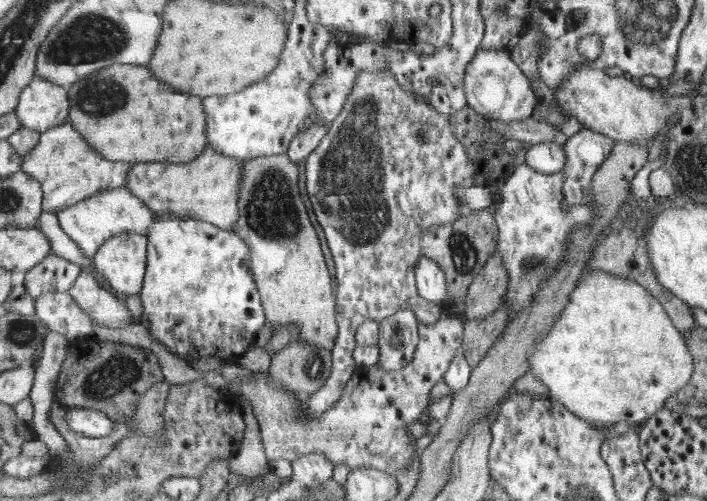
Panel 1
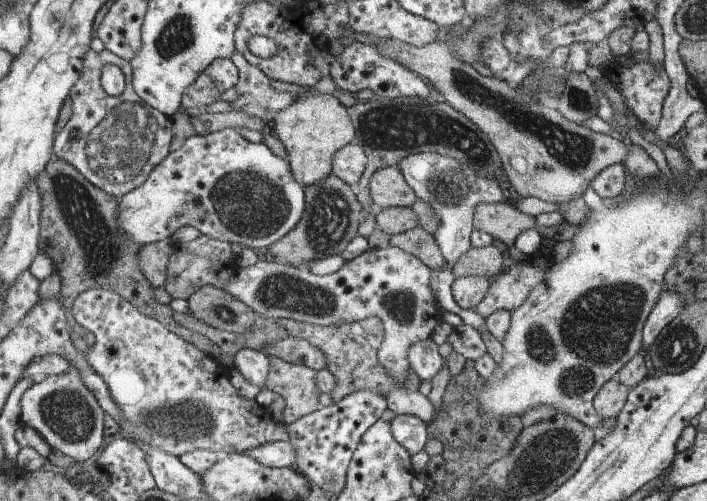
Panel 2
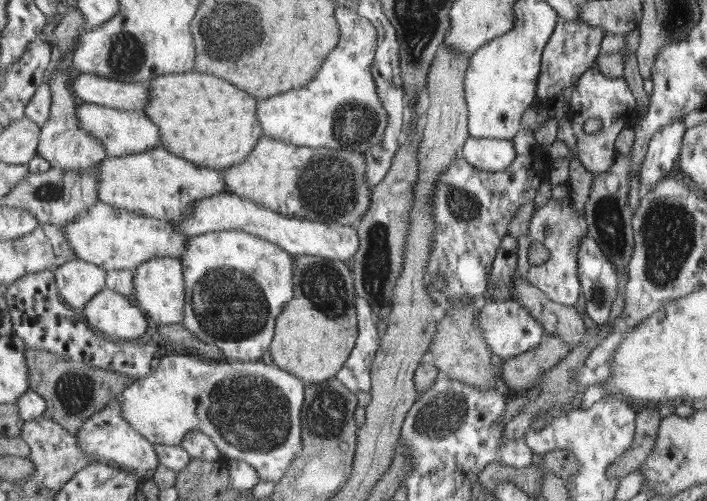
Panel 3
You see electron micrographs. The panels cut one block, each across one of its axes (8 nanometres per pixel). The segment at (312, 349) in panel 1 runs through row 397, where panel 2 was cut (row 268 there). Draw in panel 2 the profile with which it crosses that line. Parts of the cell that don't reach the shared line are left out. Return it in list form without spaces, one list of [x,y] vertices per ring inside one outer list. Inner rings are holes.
[[[334,173],[329,174],[325,181],[304,186],[307,200],[307,210],[301,222],[277,241],[268,247],[269,255],[284,264],[308,269],[311,262],[331,256],[341,255],[349,243],[358,235],[359,225],[363,217],[363,204],[358,195],[353,194],[349,183],[341,180]]]

